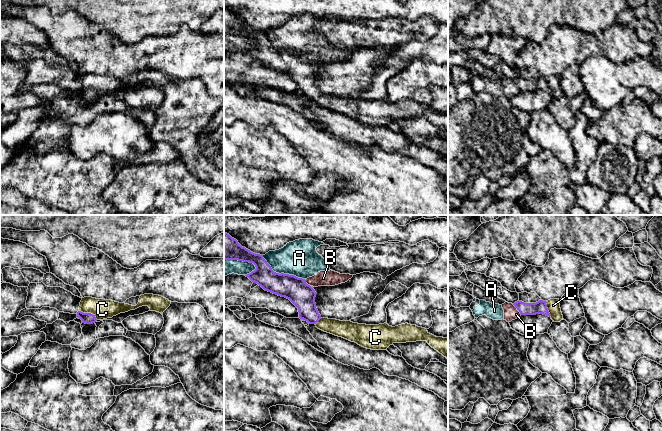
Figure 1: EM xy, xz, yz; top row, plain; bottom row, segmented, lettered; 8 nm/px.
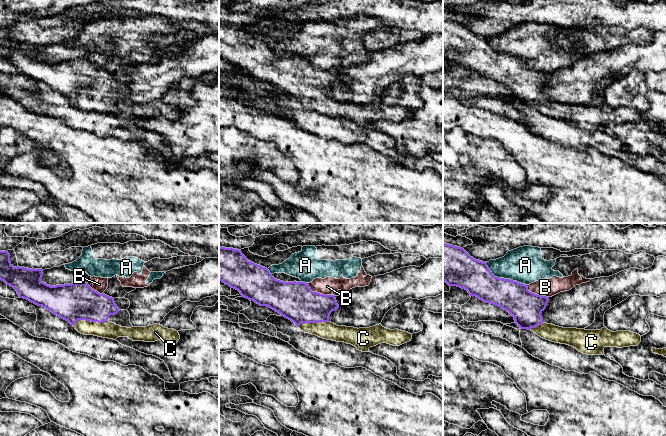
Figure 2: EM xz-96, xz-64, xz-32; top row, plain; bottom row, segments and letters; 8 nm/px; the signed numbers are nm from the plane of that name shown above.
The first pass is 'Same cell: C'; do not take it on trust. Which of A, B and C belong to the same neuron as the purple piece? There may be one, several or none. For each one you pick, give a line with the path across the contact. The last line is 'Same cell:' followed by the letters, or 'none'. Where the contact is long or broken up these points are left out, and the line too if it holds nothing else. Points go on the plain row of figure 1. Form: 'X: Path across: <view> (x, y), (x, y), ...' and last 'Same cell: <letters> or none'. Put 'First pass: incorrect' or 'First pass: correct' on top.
First pass: correct
C: Path across: xy (87, 94), (88, 89), (92, 85), (102, 85)
Same cell: C

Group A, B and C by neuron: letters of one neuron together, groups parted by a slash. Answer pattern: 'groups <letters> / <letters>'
groups A B / C

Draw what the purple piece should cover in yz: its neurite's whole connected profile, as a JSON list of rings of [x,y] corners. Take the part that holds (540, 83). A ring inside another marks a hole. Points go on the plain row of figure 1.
[[[550,75],[548,77],[539,76],[536,79],[517,77],[513,81],[521,91],[543,90],[549,92],[554,98],[563,96],[559,75]]]

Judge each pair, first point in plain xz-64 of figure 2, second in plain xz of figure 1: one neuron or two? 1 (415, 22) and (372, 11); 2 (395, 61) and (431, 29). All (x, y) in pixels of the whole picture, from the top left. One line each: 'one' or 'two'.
1: one
2: two

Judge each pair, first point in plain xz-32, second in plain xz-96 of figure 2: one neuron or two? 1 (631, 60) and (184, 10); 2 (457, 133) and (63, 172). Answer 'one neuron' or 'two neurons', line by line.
1: two neurons
2: one neuron

